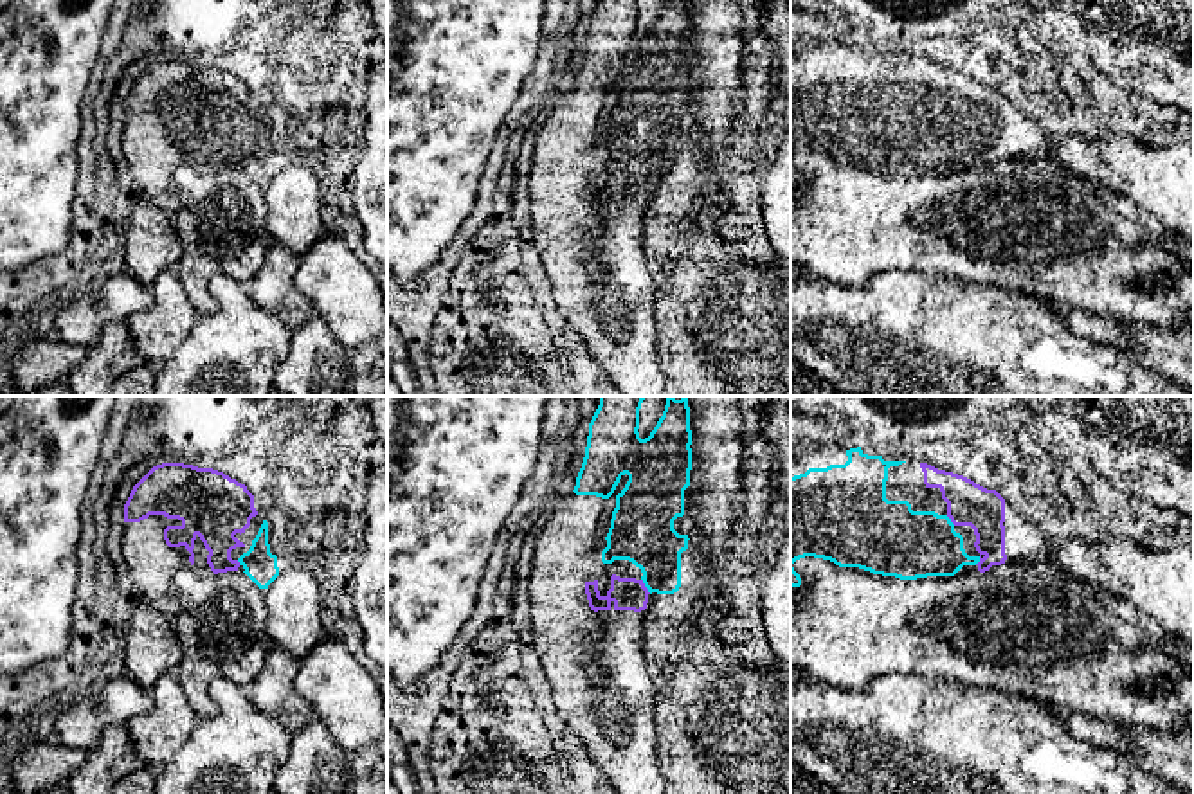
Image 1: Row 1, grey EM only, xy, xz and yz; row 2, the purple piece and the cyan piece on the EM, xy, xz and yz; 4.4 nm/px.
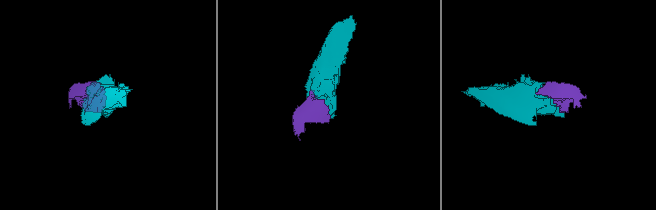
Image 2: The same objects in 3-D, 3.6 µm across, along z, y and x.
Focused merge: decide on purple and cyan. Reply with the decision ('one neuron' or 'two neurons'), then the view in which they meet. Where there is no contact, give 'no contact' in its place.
one neuron; meets purple in xz

